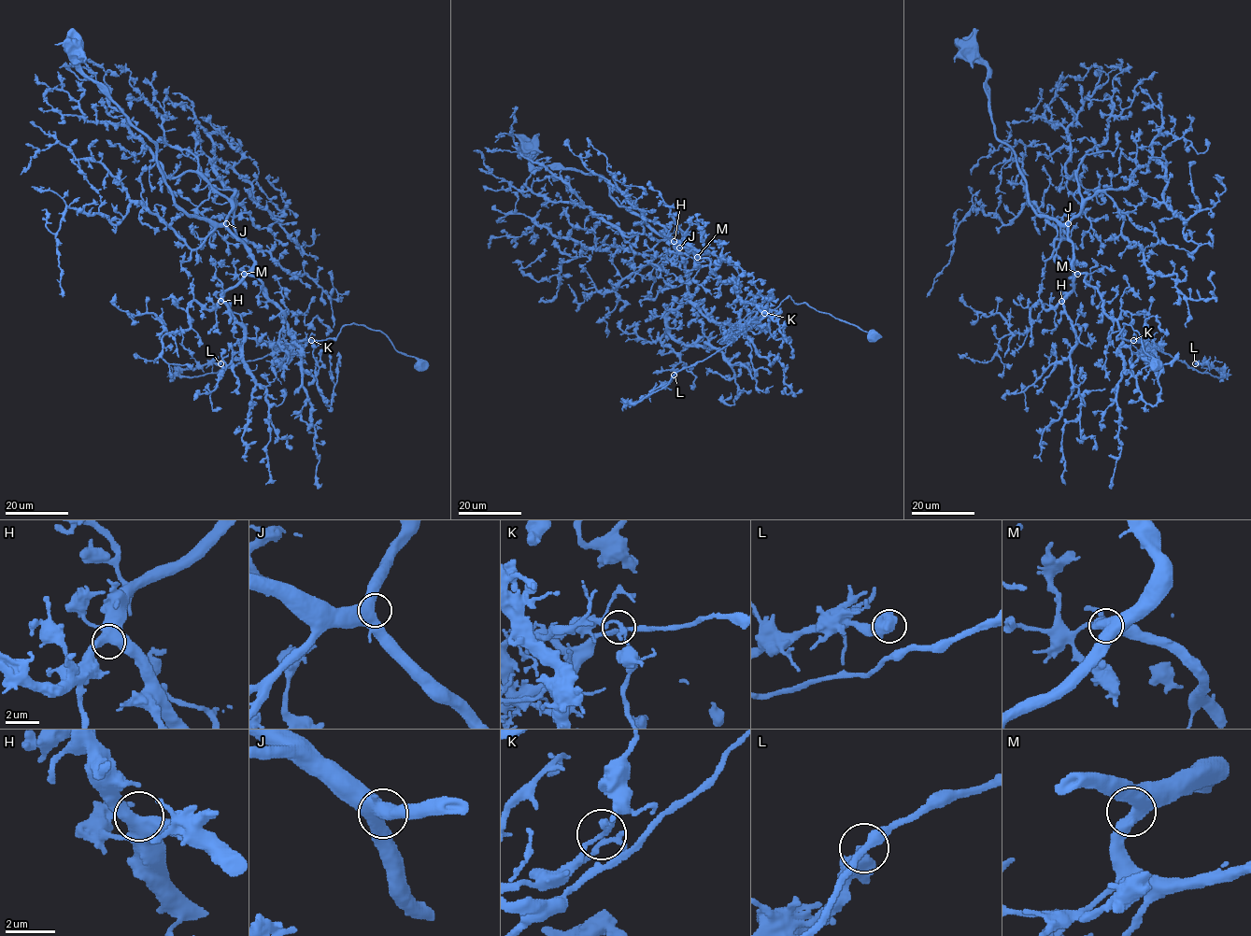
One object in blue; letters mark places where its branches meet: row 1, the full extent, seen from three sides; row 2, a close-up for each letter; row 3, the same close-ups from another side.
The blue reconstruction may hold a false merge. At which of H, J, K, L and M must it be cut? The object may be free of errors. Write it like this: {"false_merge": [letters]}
{"false_merge": ["K"]}

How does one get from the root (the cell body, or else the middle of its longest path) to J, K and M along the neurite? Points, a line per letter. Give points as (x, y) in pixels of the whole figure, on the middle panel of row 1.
J: (526, 148), (527, 155), (534, 166), (575, 168), (599, 174), (619, 205), (636, 212), (679, 248)
K: (526, 148), (534, 166), (599, 174), (619, 205), (706, 252), (696, 262), (764, 313)
M: (526, 148), (534, 166), (599, 174), (619, 205), (636, 212), (679, 247), (706, 252), (697, 257)

